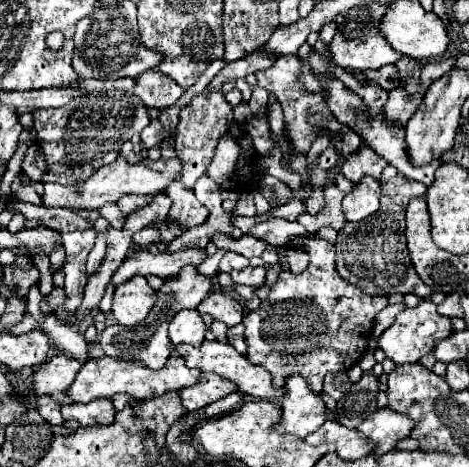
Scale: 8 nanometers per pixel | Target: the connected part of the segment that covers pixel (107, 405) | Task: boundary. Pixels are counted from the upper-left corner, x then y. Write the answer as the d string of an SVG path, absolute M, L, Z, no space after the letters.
M96 398L88 404L66 404L62 406L64 426L76 430L90 424L110 424L114 420L114 406L110 398Z

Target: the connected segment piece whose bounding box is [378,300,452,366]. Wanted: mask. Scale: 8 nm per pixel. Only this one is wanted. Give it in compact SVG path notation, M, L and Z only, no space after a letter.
M422 300L422 304L418 304L416 308L406 308L404 312L400 312L400 316L396 316L394 324L382 332L382 336L378 338L378 346L380 350L394 362L394 364L414 364L418 362L424 354L434 350L434 340L438 338L446 338L452 332L450 326L450 318L440 316L436 312L436 304L430 300Z

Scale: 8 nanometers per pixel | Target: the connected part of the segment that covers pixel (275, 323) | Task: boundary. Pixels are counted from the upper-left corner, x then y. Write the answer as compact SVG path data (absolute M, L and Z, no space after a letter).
M298 236L292 246L304 246L310 254L306 272L294 276L282 270L270 296L256 312L244 316L248 360L264 366L272 374L274 388L280 388L286 376L300 374L312 392L322 392L322 380L328 372L350 370L366 350L366 336L372 330L374 316L388 306L386 296L362 294L338 278L334 263L334 246L324 240Z

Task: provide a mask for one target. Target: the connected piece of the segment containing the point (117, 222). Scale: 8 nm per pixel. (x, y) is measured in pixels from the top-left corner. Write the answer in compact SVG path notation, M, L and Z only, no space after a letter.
M106 204L106 206L102 206L98 212L100 212L102 218L106 218L106 220L112 224L112 228L122 226L122 218L126 218L126 216L118 210L116 204Z

